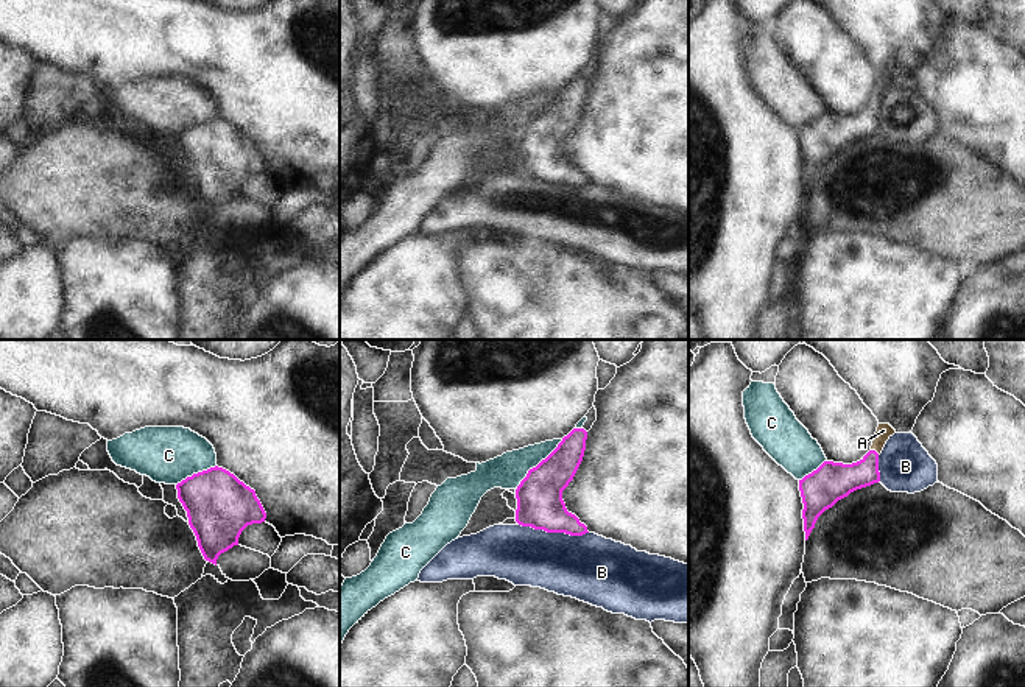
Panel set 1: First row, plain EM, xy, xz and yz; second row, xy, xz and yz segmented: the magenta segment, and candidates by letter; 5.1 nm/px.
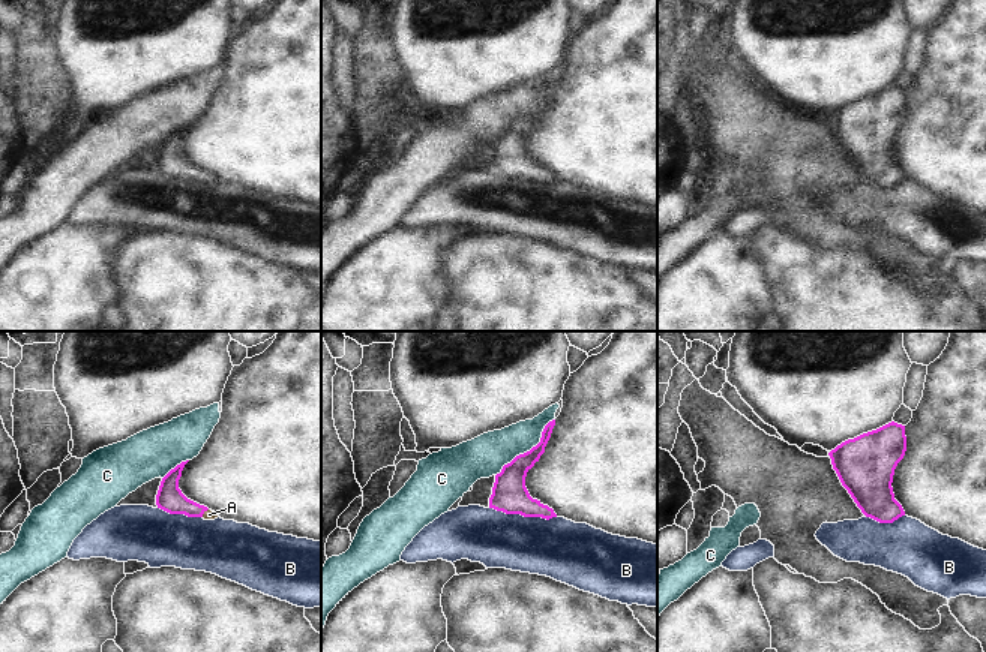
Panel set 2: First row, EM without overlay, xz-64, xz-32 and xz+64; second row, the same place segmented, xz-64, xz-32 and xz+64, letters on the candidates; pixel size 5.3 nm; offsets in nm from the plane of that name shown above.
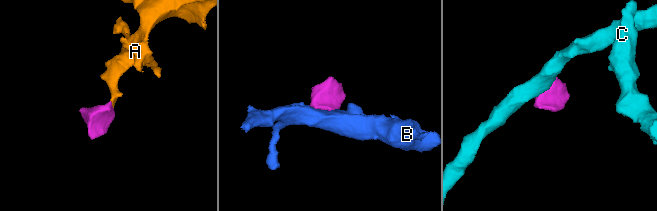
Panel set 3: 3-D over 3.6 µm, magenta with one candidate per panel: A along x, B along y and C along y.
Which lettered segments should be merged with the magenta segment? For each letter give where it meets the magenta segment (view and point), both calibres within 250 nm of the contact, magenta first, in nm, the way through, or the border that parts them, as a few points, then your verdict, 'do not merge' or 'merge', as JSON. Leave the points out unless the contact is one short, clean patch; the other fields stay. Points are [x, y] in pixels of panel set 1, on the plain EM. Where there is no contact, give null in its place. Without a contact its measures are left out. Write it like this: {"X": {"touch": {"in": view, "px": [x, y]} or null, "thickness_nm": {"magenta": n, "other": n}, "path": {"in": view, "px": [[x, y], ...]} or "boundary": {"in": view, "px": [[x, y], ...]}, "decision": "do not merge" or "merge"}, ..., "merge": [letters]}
{"A": {"touch": {"in": "yz", "px": [874, 102]}, "thickness_nm": {"magenta": 190, "other": 80}, "path": {"in": "yz", "px": [[837, 131], [852, 128], [874, 102], [884, 81]]}, "decision": "merge"}, "B": {"touch": {"in": "xz", "px": [553, 183]}, "thickness_nm": {"magenta": 240, "other": 340}, "decision": "do not merge"}, "C": {"touch": {"in": "xz", "px": [538, 116]}, "thickness_nm": {"magenta": 240, "other": 170}, "boundary": {"in": "xz", "px": [[563, 91], [528, 122], [516, 140]]}, "decision": "do not merge"}, "merge": ["A"]}

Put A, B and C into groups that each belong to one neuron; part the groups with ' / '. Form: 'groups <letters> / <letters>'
groups A / B / C

